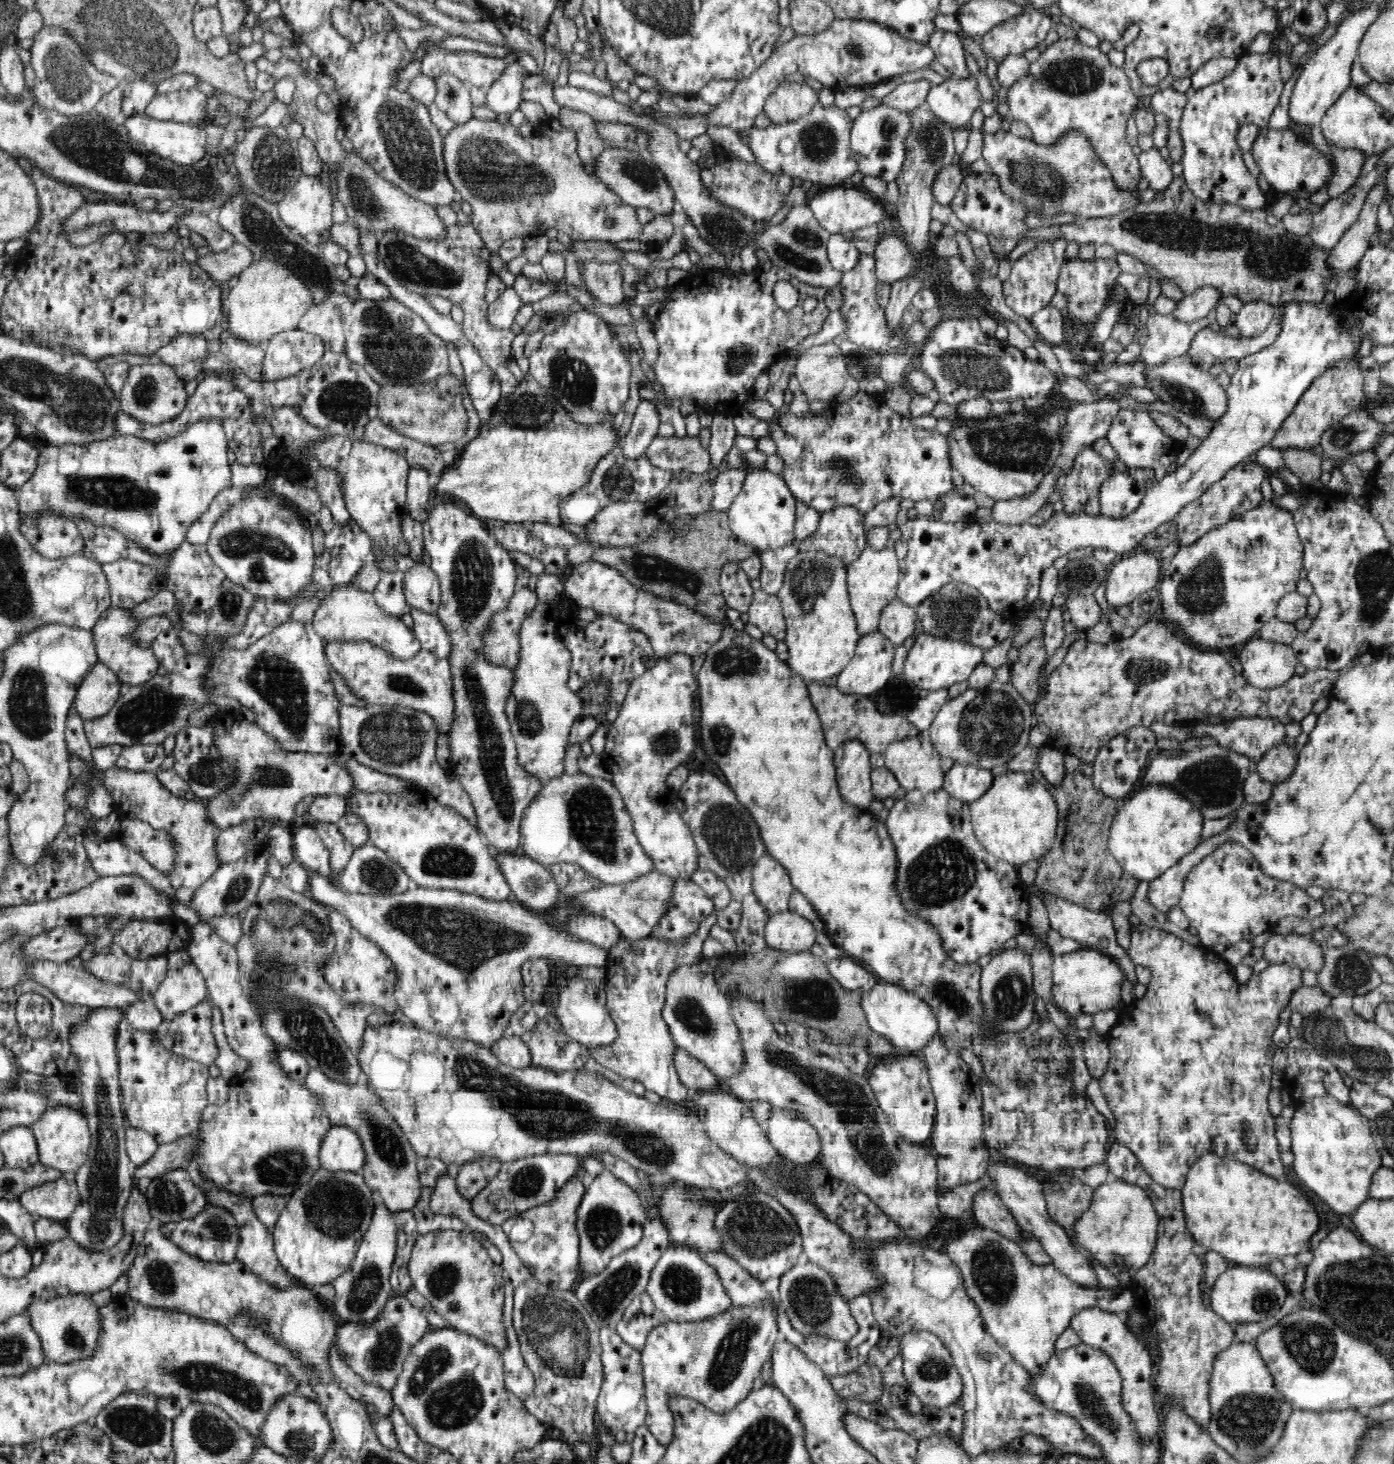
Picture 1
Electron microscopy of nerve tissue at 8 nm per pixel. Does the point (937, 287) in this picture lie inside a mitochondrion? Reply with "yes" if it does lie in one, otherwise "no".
no

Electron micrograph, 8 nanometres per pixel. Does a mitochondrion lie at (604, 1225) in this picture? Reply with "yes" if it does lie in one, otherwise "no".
yes

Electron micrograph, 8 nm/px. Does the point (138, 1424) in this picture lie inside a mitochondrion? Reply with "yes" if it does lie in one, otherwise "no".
yes

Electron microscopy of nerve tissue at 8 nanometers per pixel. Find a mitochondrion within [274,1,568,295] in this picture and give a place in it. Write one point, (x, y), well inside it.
(491, 171)

